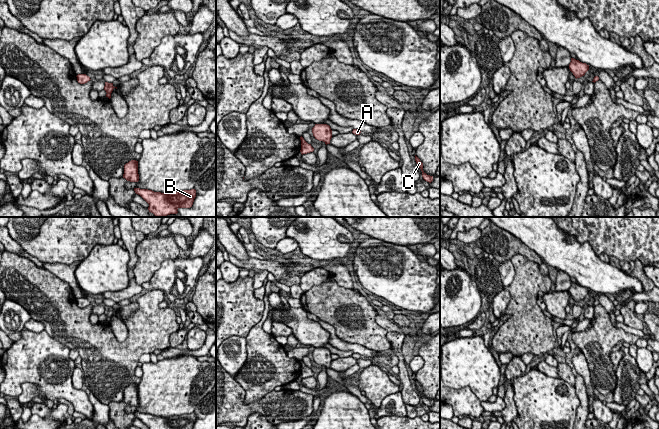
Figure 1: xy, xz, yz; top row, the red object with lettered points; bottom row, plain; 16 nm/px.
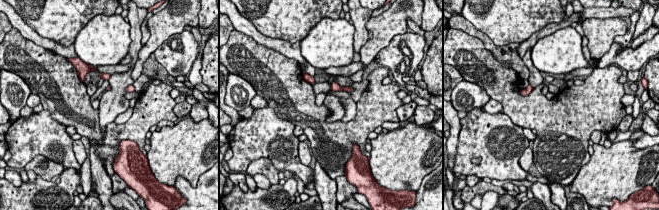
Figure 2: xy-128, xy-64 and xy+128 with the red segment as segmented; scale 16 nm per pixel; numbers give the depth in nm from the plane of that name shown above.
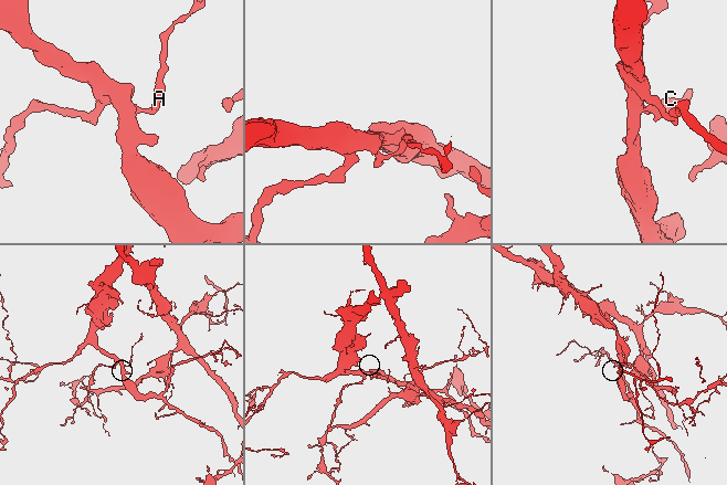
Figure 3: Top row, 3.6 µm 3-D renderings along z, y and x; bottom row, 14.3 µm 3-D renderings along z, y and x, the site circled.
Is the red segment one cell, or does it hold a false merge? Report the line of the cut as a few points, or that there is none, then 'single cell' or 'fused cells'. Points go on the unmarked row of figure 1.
cut in xy along (88, 300), (85, 304), (78, 305); fused cells

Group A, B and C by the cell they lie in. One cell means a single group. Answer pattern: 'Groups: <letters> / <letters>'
Groups: A B / C

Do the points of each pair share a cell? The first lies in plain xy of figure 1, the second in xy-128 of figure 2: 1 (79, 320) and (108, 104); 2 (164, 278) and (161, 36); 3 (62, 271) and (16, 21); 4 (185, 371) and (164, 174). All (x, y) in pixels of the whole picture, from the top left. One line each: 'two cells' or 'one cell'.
1: two cells
2: two cells
3: one cell
4: one cell

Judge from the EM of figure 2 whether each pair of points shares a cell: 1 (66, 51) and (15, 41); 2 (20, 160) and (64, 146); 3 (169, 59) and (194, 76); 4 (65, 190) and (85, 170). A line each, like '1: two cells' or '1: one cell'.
1: two cells
2: one cell
3: two cells
4: two cells

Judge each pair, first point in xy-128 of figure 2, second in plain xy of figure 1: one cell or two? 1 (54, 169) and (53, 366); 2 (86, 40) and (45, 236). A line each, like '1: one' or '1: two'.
1: two
2: two

